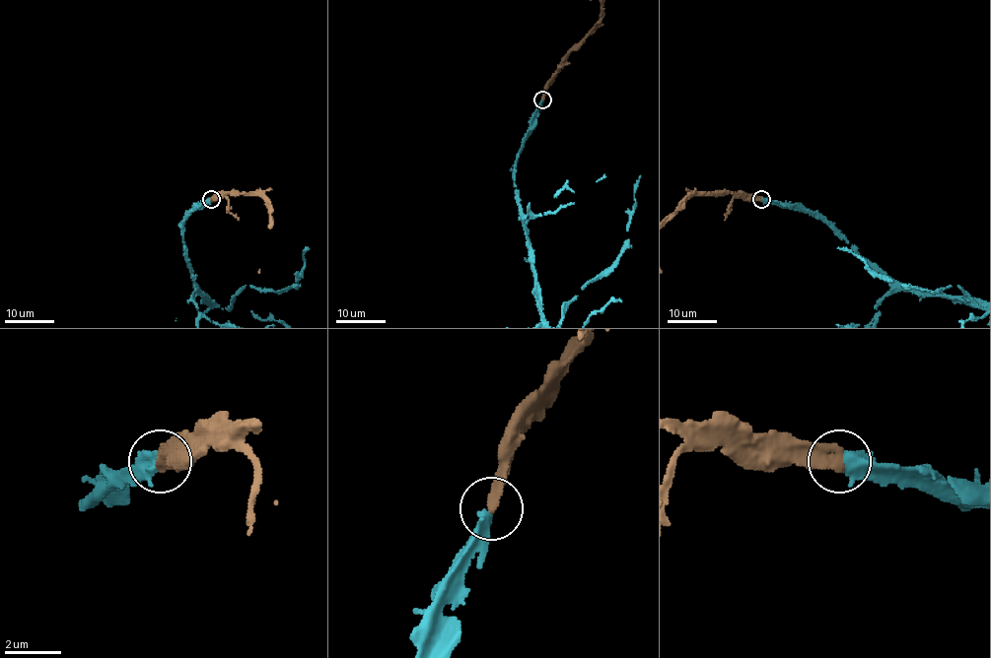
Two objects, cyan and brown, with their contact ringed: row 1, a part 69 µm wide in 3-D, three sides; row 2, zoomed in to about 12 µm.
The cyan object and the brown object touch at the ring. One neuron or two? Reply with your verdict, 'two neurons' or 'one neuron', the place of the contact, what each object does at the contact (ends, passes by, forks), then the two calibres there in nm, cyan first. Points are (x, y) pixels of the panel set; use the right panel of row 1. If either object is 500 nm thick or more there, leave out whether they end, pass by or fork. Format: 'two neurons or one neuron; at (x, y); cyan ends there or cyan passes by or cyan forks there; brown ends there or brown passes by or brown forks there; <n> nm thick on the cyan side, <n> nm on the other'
one neuron; at (761, 199); cyan ends there; brown ends there; 440 nm thick on the cyan side, 440 nm on the other

